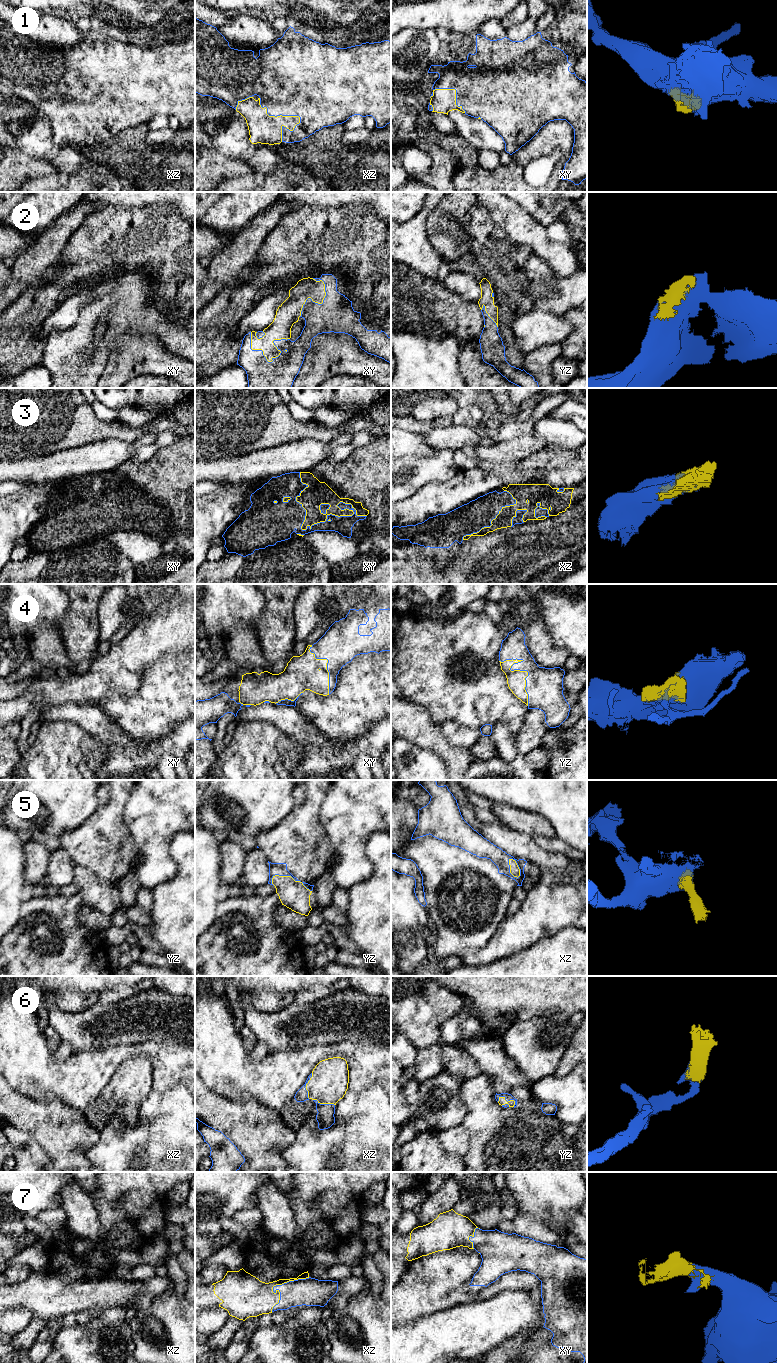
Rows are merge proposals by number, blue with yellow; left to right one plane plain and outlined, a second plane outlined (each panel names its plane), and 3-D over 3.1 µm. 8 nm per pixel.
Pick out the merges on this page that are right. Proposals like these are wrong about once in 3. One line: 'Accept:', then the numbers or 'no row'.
Accept: 1, 2, 3, 4, 5, 6, 7

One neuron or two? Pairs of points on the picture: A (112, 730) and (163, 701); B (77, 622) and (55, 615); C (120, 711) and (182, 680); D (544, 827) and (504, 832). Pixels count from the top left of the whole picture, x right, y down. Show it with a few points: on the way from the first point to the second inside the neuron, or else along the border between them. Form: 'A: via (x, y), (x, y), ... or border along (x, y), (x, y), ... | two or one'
A: border along (102, 709), (131, 736) | two
B: border along (68, 595), (67, 613), (57, 629) | two
C: via (135, 711), (151, 711), (167, 695) | one
D: border along (501, 823), (515, 830), (527, 833), (532, 837) | two

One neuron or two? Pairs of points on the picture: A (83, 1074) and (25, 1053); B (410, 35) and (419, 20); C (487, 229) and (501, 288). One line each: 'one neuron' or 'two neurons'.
A: one neuron
B: two neurons
C: one neuron

